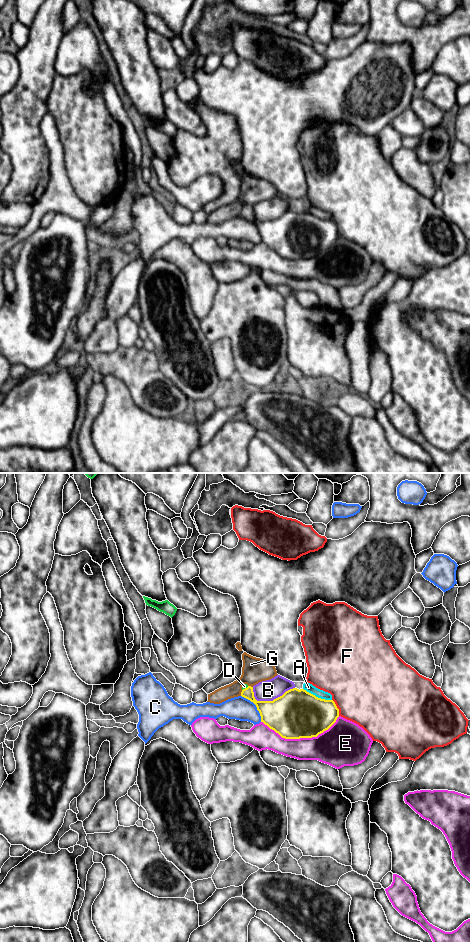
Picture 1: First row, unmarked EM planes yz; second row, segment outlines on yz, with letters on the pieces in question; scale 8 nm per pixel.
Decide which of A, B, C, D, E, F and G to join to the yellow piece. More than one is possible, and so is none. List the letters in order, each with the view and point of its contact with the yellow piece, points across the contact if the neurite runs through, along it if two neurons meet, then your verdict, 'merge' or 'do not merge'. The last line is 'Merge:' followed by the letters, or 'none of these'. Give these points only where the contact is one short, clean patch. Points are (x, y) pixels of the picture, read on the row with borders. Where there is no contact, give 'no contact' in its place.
A: yz (317, 697) | do not merge
B: yz (271, 701) | do not merge
C: yz (256, 706) | do not merge
D: yz (245, 688) | across yz (268, 709), (258, 704), (245, 688), (244, 686) | merge
E: yz (300, 737) | do not merge
F: yz (336, 707) | do not merge
G: yz (241, 693) | do not merge
Merge: D

